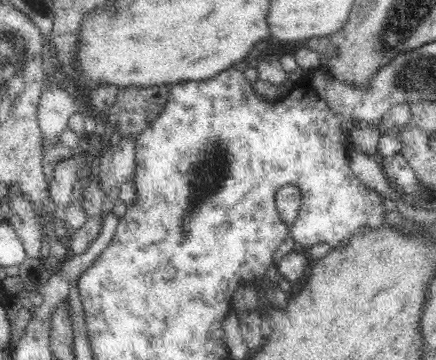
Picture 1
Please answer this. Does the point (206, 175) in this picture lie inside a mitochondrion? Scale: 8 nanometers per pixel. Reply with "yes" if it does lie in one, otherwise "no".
yes

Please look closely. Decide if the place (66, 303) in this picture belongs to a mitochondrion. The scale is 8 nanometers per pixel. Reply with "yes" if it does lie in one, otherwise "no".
no

